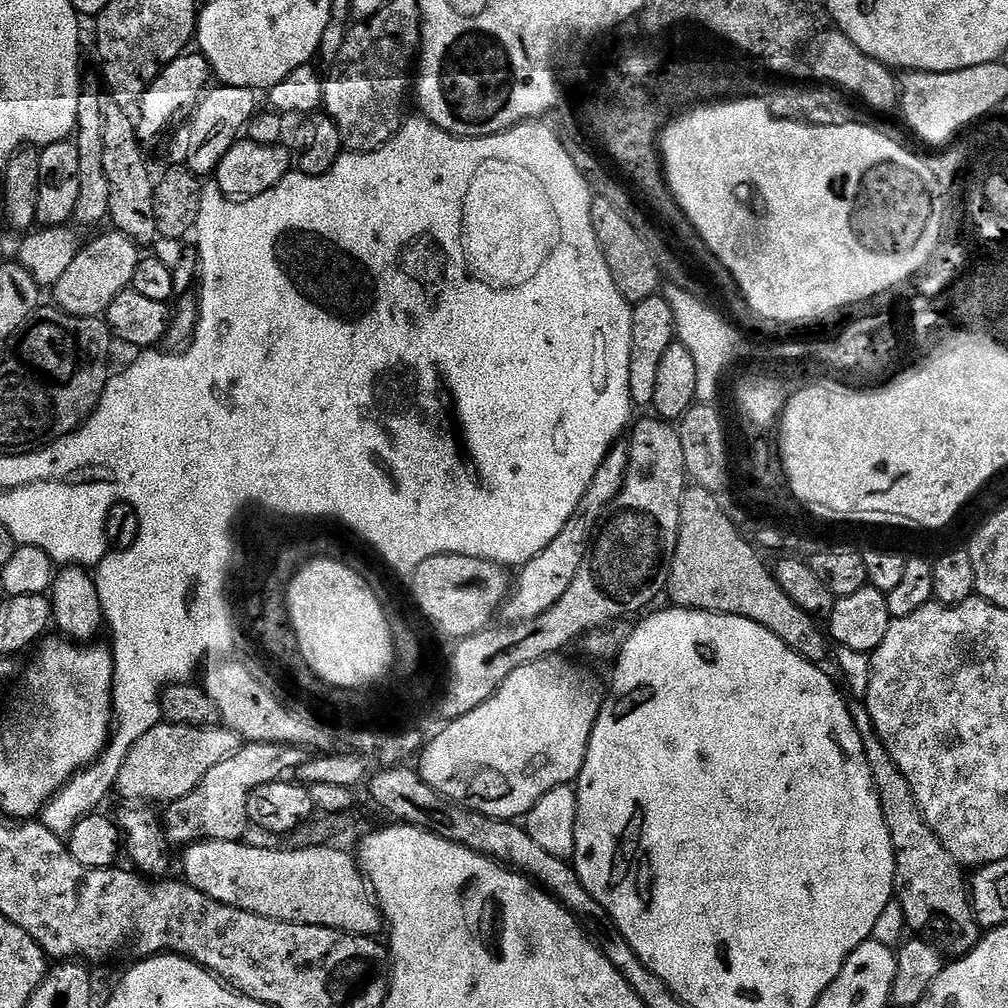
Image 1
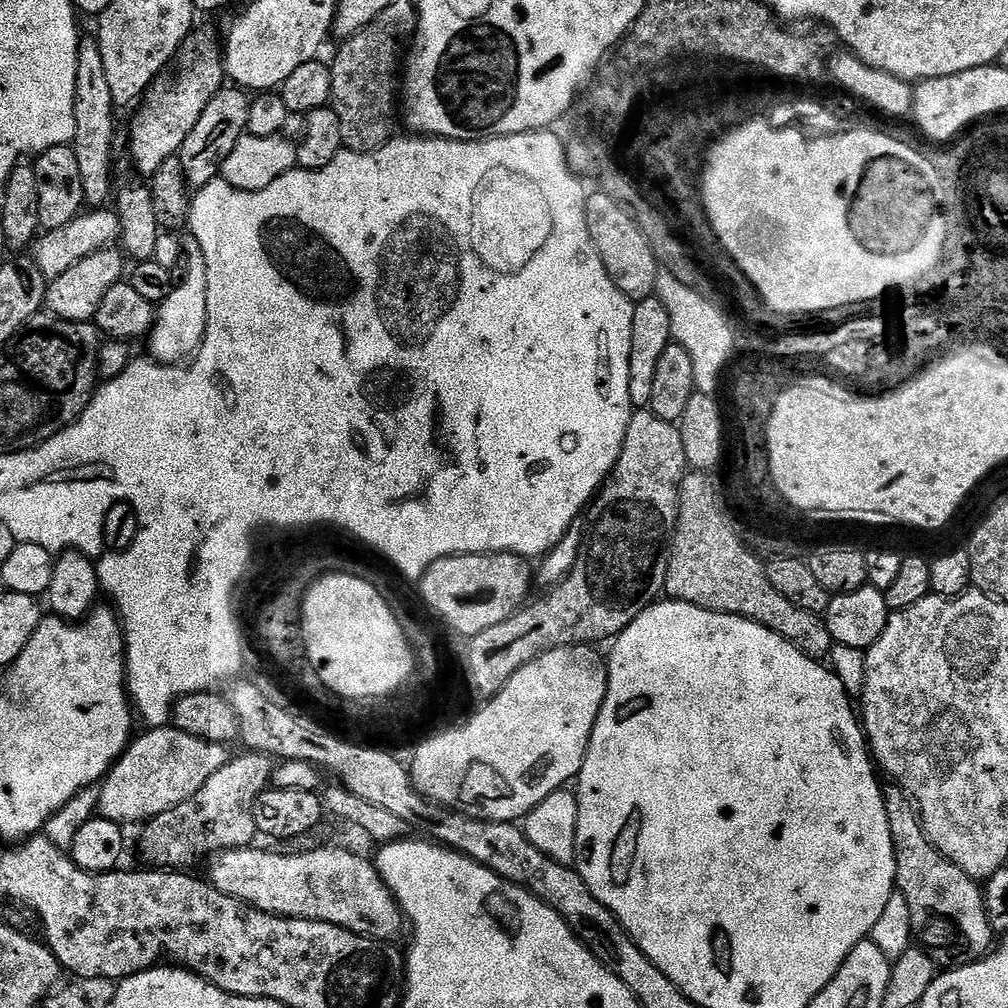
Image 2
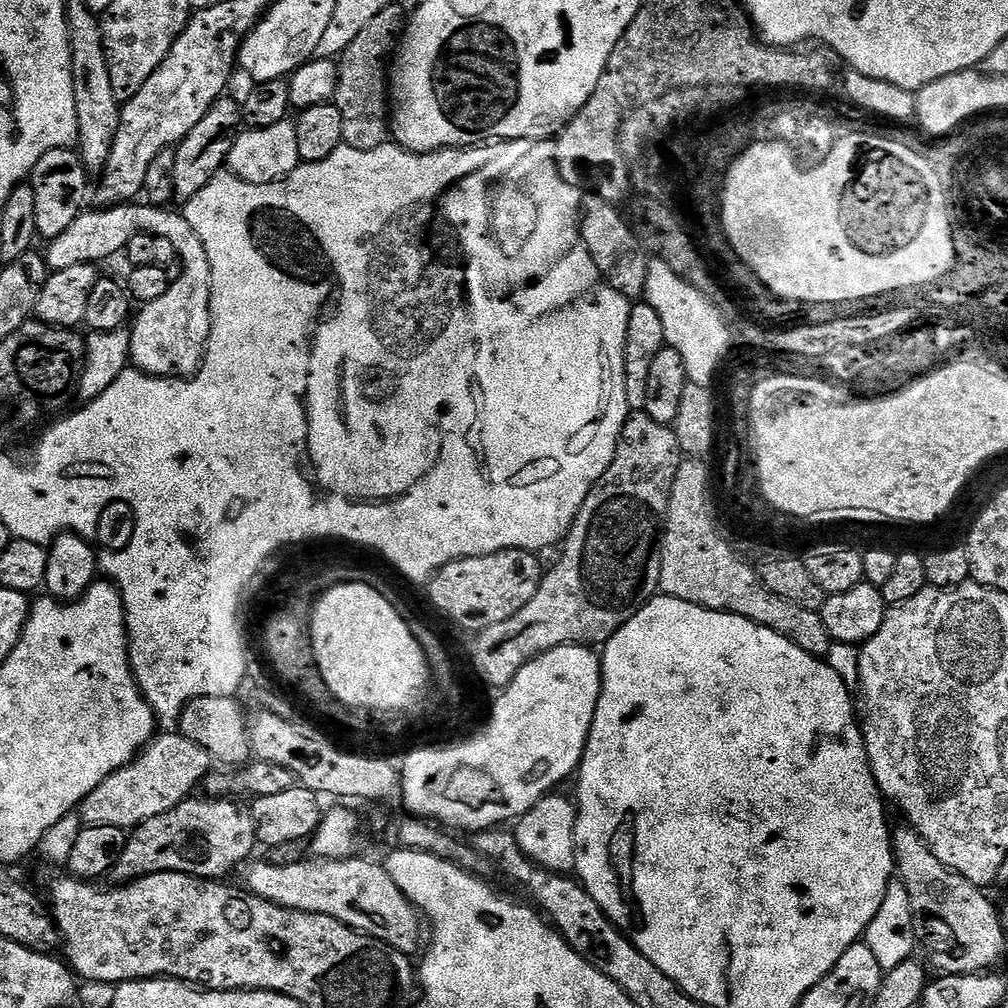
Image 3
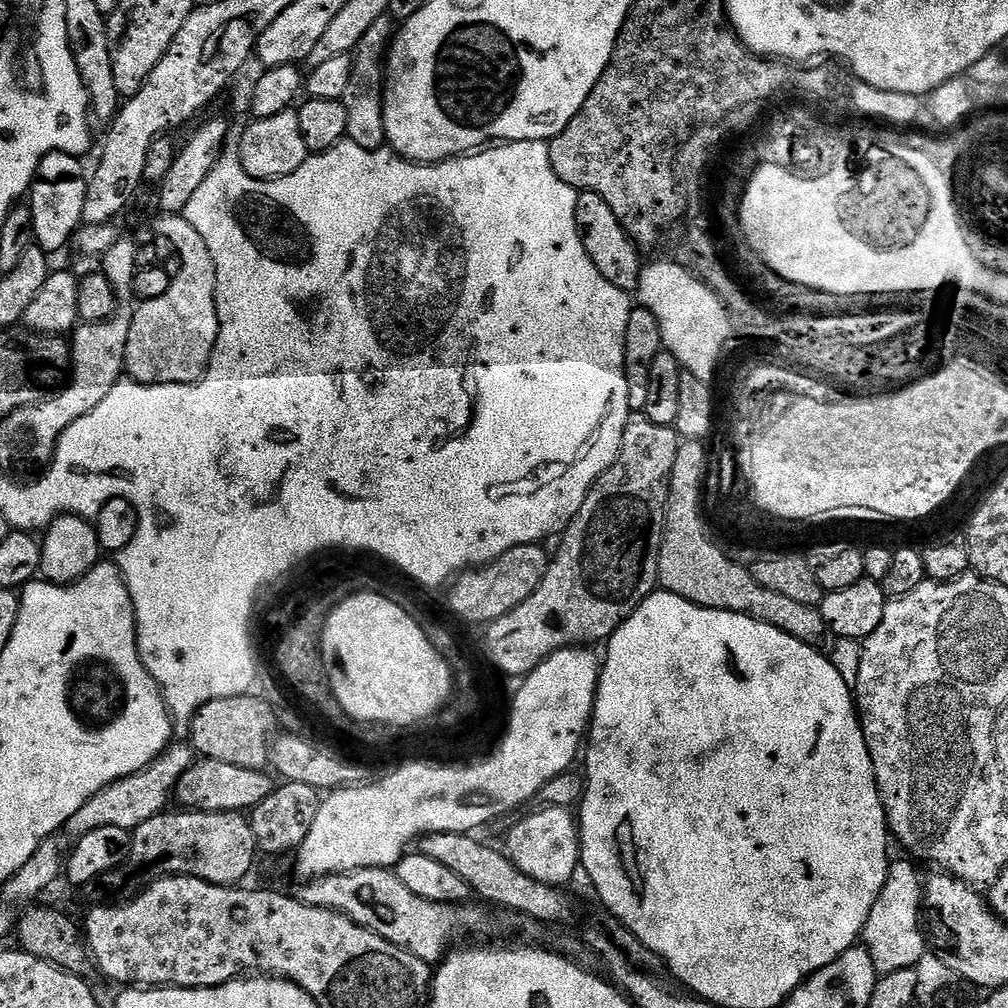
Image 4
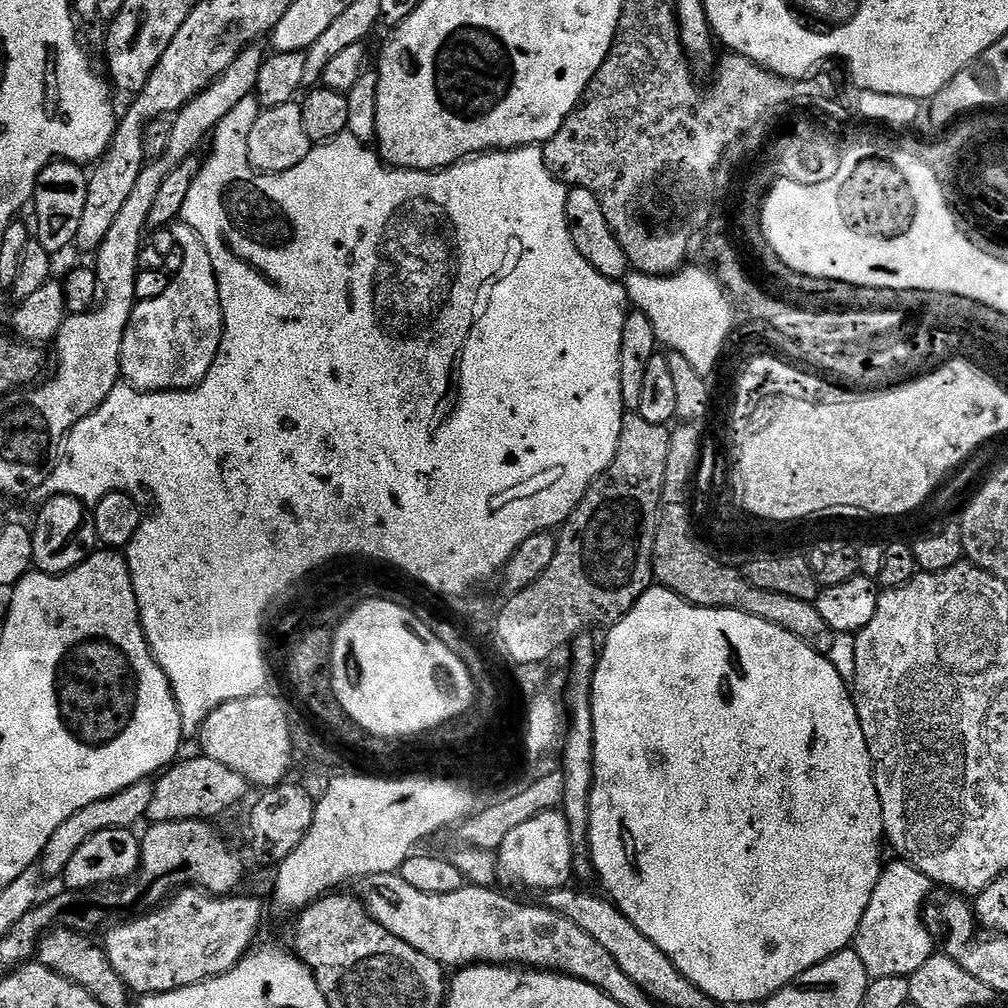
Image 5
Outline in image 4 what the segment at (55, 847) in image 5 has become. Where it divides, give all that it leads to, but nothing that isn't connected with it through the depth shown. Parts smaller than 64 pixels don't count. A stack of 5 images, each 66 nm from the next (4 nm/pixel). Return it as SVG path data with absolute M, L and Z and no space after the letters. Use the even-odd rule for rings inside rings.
M173 743L147 768L127 776L125 780L117 780L109 788L103 788L101 792L94 794L94 798L90 798L90 802L86 802L86 806L82 806L82 810L78 810L78 814L68 820L66 832L72 838L79 838L90 834L90 830L102 830L102 826L118 826L131 830L142 826L142 822L161 815L169 807L168 799L173 799L177 784L194 763L193 749L187 743L184 744Z

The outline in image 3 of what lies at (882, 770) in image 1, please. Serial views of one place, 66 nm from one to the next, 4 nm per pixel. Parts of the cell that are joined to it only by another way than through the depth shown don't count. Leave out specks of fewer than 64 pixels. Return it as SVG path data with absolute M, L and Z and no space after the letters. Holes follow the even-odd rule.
M901 826L892 832L892 854L895 867L898 869L899 883L906 886L906 894L910 898L912 911L912 925L916 931L916 938L921 949L928 951L932 964L941 968L941 973L950 976L975 976L987 973L1004 956L1004 932L1006 925L1000 921L997 905L988 901L983 887L950 870L926 847L920 835L912 828Z

